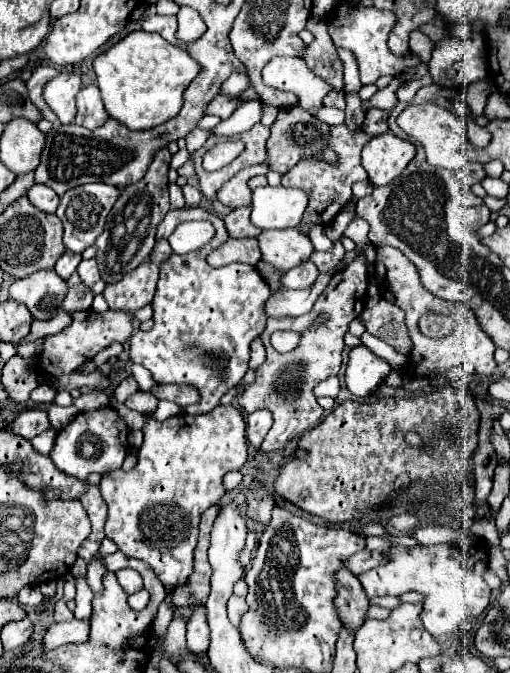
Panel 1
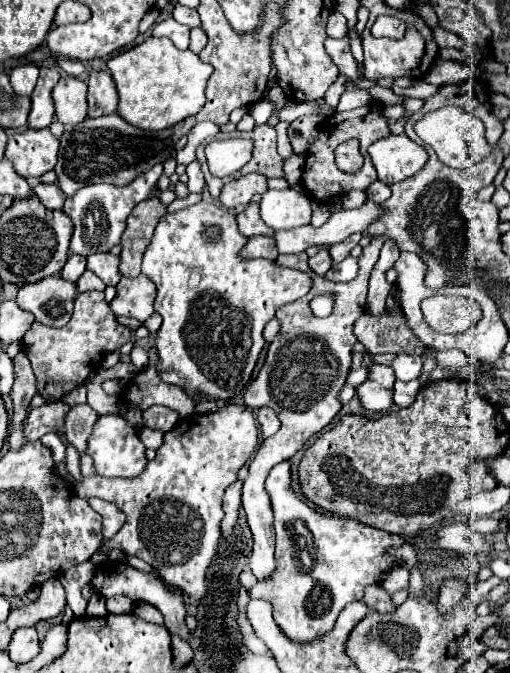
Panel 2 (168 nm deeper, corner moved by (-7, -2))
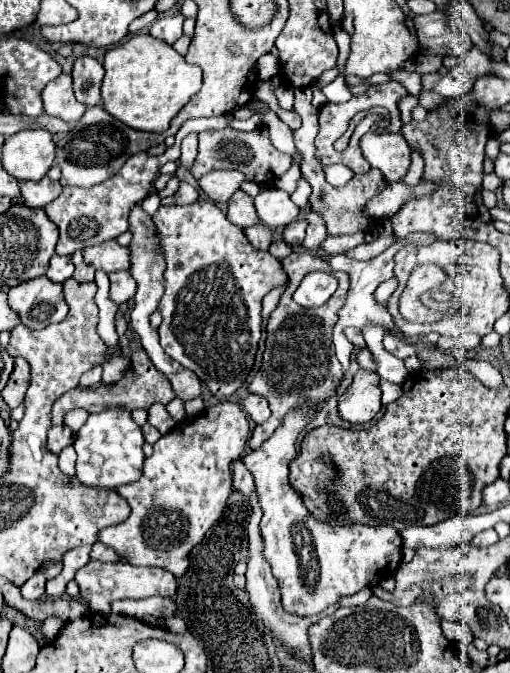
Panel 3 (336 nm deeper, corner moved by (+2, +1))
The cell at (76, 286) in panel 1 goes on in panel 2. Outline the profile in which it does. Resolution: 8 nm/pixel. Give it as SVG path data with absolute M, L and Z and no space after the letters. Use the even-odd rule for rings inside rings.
M85 270L83 276L77 280L77 288L79 292L89 292L89 290L105 290L105 284L101 282L101 278L97 278L91 270Z

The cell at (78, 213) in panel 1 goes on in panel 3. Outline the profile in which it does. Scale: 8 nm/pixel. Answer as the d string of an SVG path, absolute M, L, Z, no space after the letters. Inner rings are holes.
M254 113L250 119L246 121L238 121L238 119L230 119L226 115L220 117L200 117L200 119L192 119L186 121L180 131L176 133L176 143L166 149L162 155L152 157L146 151L144 153L136 153L132 155L124 167L112 175L110 179L94 185L94 187L64 187L62 195L58 199L54 199L52 203L48 203L44 207L46 215L50 217L50 221L58 227L60 231L60 239L56 245L56 255L72 255L76 249L84 249L88 245L100 245L108 239L116 239L118 235L122 235L124 231L128 231L128 215L130 209L138 203L144 201L144 197L150 195L152 191L152 183L160 171L160 167L166 161L176 161L178 159L178 149L180 149L180 141L184 135L192 133L192 129L196 131L206 131L206 129L224 129L224 127L232 127L232 129L242 129L242 131L252 131L258 127L258 115ZM80 217L88 217L88 219L80 219Z

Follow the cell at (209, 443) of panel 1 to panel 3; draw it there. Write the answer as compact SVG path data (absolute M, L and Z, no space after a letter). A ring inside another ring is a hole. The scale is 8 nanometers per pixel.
M232 401L208 407L190 423L178 425L172 433L160 437L154 443L154 455L144 461L144 473L138 481L116 489L132 507L128 521L106 527L100 531L100 541L112 547L122 561L130 565L148 565L168 569L172 575L184 575L188 569L188 553L198 545L214 521L222 515L228 495L232 493L230 465L242 457L244 445L250 437L250 425L246 413Z

